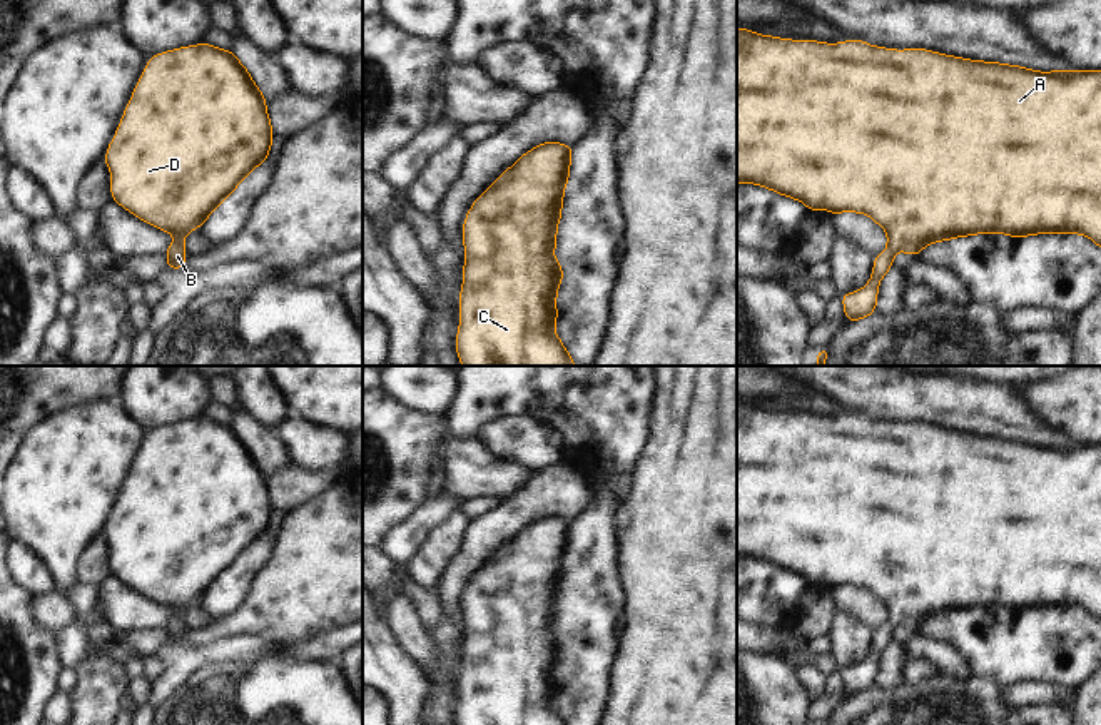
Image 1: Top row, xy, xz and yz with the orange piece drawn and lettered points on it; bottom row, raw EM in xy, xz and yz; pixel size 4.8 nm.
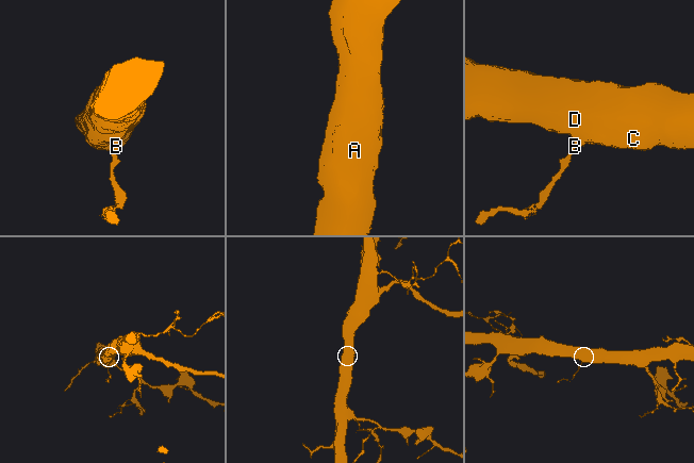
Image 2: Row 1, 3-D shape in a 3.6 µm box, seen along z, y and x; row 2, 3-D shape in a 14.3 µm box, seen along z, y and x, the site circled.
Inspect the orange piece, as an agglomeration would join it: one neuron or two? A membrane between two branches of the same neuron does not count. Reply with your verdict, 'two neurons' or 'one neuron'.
one neuron

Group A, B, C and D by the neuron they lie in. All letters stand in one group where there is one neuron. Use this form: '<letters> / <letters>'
A B C D

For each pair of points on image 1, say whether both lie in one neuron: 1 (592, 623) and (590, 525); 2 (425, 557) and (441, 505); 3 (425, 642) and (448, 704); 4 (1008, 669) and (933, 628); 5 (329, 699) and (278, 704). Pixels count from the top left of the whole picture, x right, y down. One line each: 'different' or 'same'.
1: same
2: different
3: different
4: same
5: same

